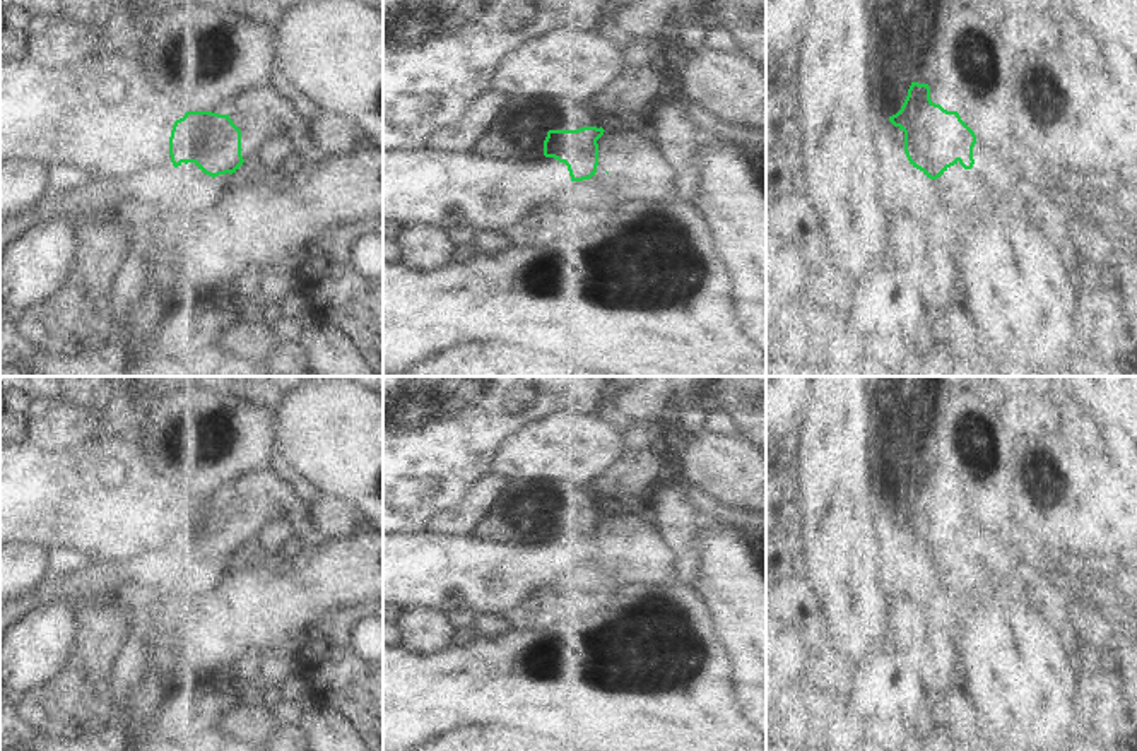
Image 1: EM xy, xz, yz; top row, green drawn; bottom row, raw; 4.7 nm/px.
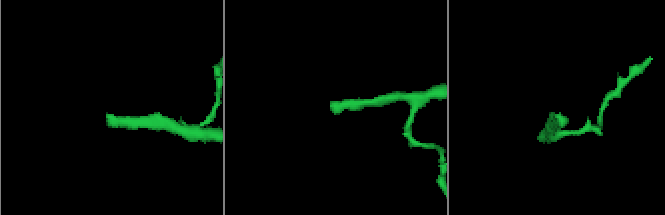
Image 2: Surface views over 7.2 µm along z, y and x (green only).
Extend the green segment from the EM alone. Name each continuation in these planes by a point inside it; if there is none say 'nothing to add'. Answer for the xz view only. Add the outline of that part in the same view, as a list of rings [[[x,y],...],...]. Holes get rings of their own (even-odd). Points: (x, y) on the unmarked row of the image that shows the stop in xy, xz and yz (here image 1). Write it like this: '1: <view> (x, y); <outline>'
1: xz (445, 573); [[[383,535],[383,604],[402,609],[470,611],[516,621],[528,597],[571,568],[568,549],[554,541],[491,542],[472,535]]]

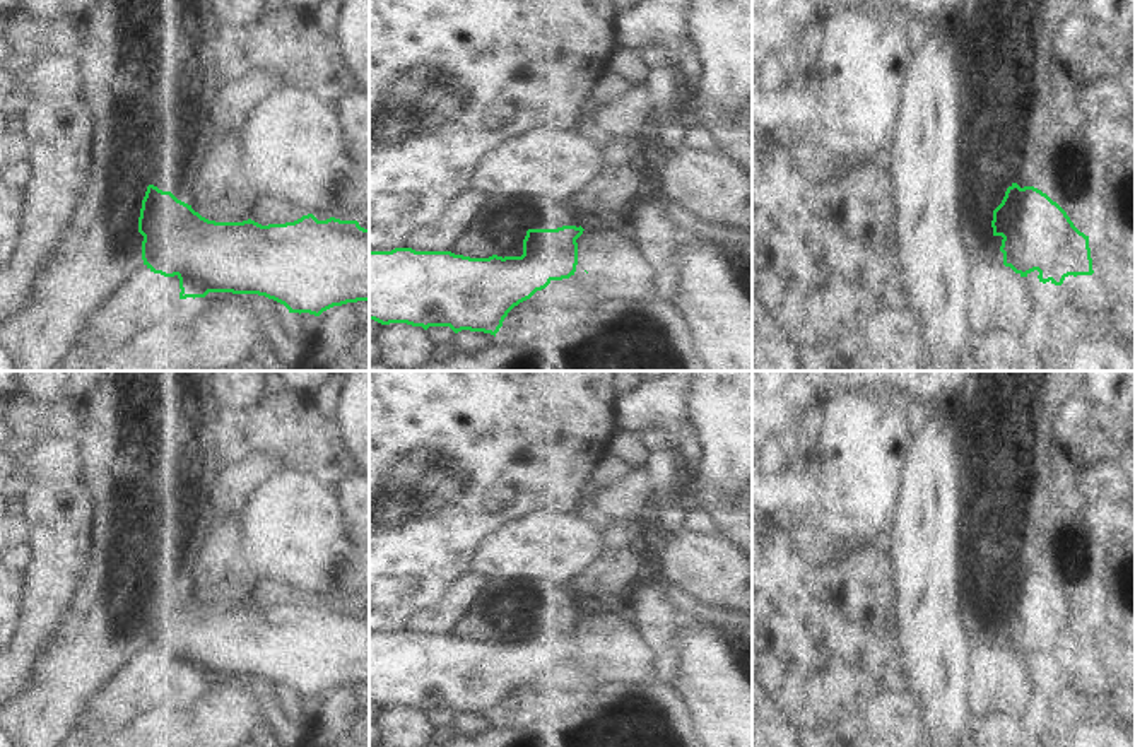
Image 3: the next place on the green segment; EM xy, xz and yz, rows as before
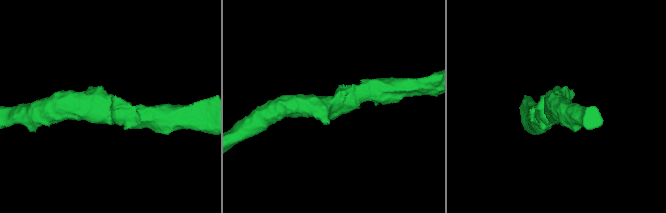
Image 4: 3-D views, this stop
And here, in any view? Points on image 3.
nothing to add

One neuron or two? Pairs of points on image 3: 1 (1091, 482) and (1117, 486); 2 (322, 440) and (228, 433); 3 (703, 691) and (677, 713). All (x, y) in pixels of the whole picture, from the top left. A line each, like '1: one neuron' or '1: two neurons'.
1: one neuron
2: one neuron
3: two neurons

